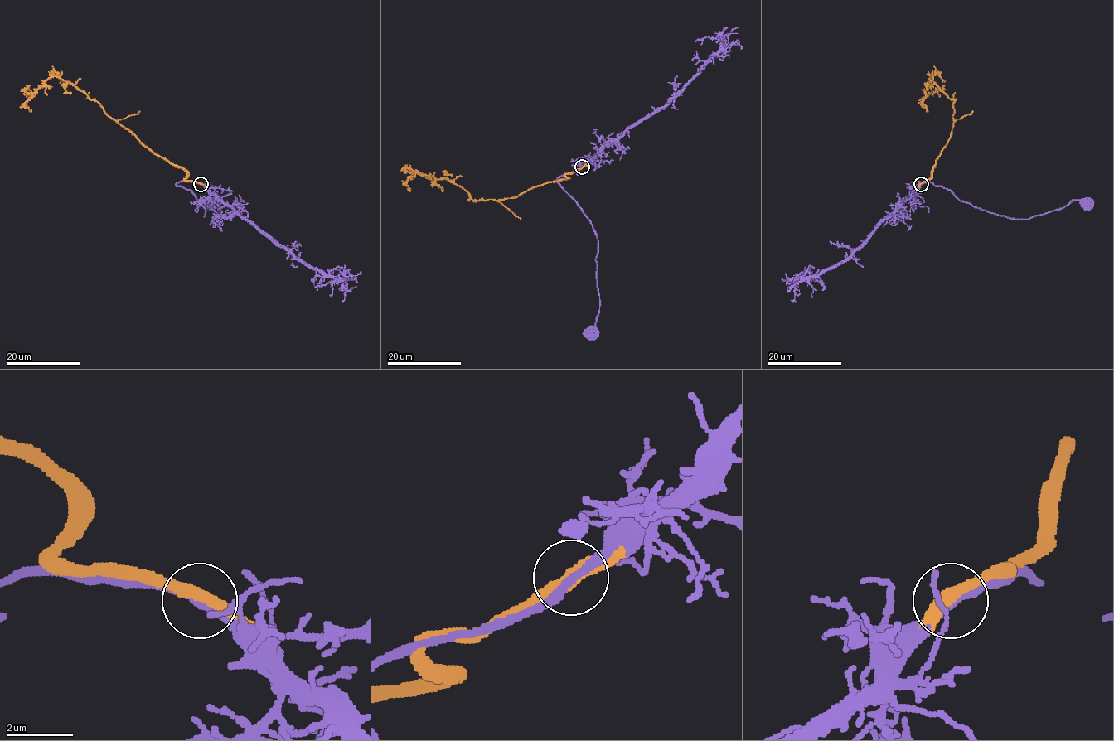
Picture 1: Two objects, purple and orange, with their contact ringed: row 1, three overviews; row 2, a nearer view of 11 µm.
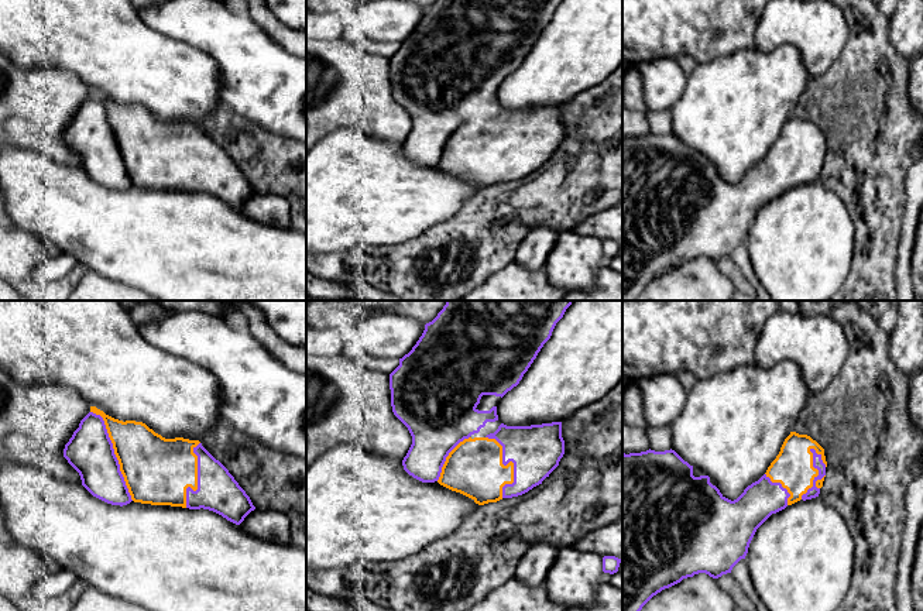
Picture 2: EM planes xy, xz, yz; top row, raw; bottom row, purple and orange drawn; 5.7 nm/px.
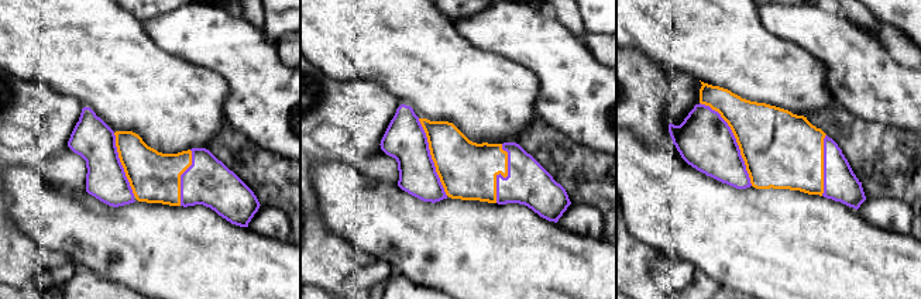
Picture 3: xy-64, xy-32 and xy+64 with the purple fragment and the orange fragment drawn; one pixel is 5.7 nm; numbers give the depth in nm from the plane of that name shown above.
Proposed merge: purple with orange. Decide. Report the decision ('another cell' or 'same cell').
same cell

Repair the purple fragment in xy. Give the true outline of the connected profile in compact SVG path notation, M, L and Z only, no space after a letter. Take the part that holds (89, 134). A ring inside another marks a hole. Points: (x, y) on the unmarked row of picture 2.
M90 90L90 96L65 128L64 141L79 157L82 169L93 181L111 189L123 190L134 185L203 192L236 209L255 193L229 154L199 124L165 123L143 106L114 103L96 90Z

